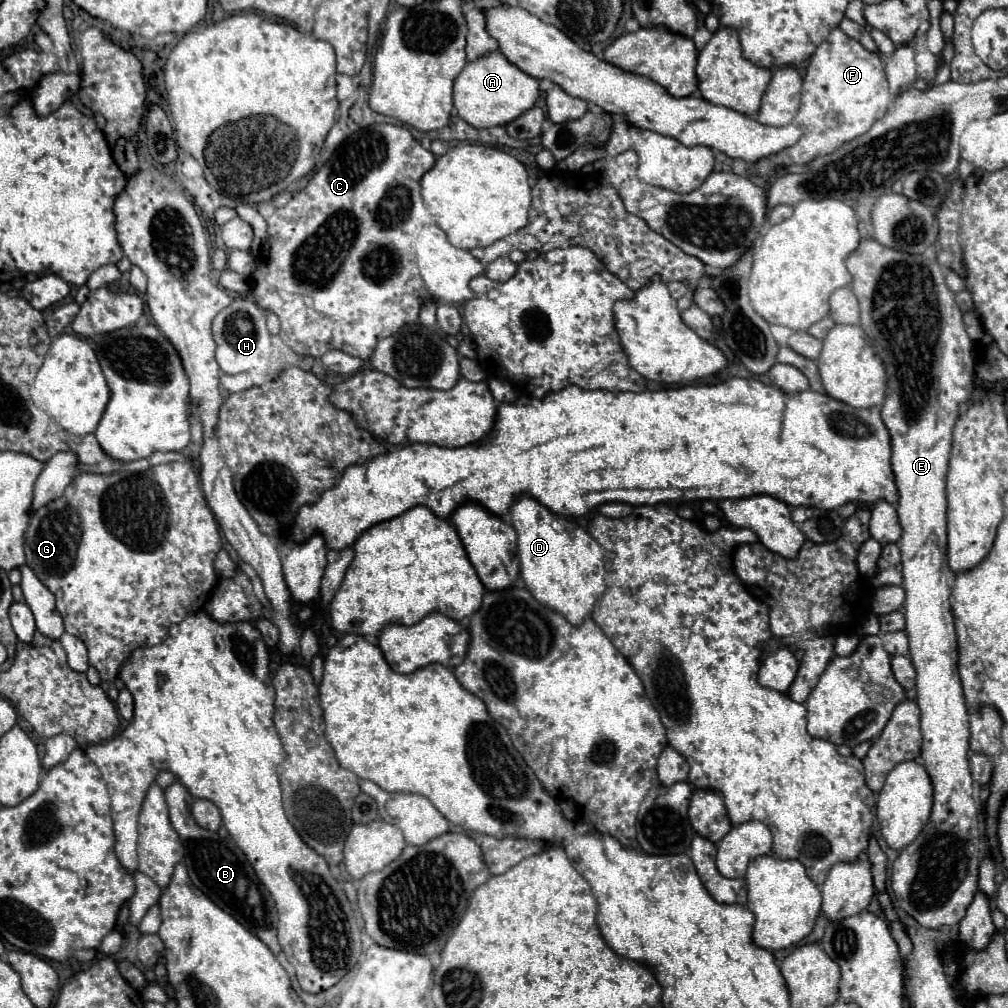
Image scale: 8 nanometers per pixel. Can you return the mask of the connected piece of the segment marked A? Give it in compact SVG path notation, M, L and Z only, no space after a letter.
M500 51L470 61L454 81L454 107L456 113L476 129L506 125L520 117L524 111L536 105L540 97L538 79L530 77L514 63L510 63Z

